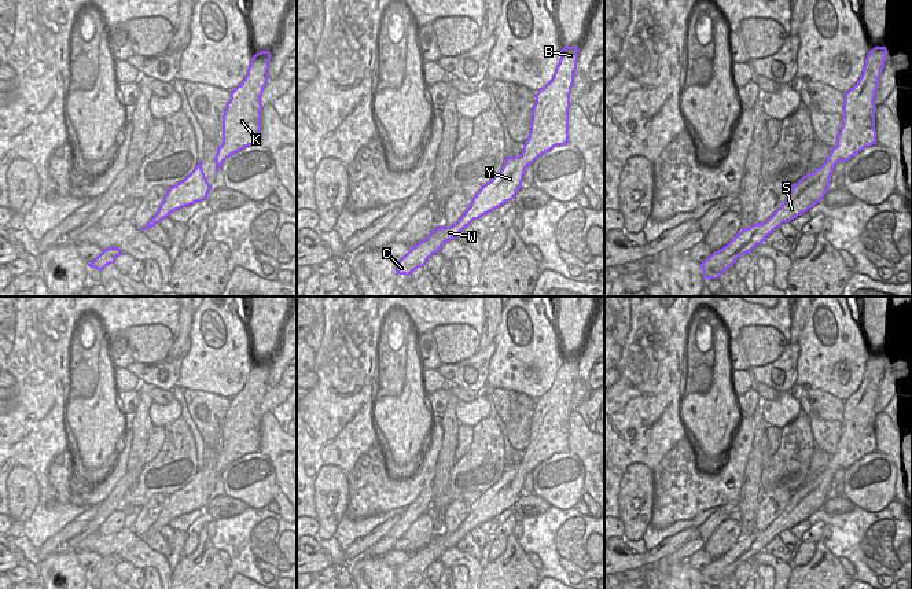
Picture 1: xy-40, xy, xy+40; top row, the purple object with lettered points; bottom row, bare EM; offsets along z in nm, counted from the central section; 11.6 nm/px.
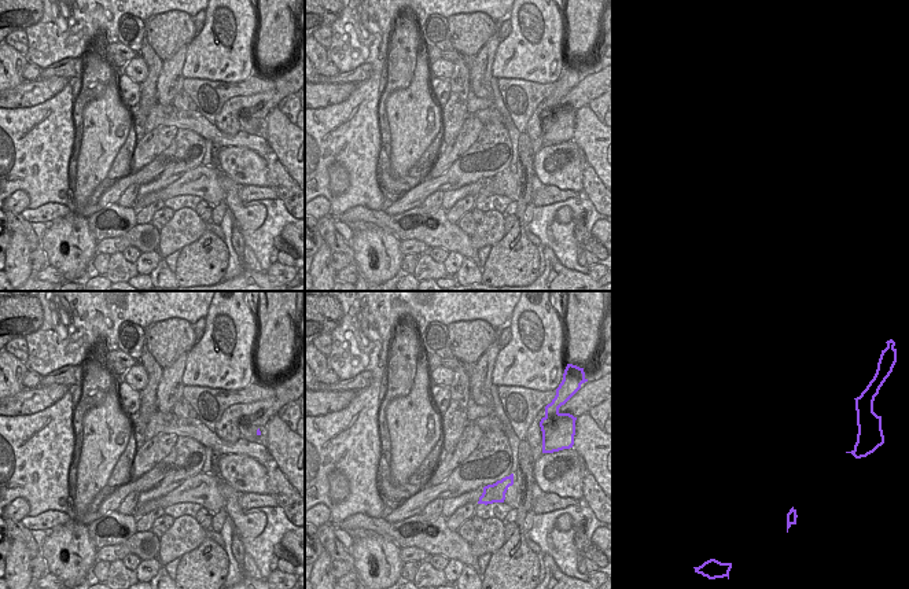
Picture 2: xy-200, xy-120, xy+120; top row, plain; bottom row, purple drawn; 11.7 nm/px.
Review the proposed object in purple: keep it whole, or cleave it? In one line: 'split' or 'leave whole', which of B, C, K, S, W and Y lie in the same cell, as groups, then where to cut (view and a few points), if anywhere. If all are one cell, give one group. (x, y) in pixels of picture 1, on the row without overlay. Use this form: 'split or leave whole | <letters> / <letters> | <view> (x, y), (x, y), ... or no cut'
leave whole | B C K S W Y | no cut

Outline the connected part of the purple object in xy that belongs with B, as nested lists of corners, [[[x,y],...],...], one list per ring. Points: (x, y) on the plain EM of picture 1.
[[[563,354],[560,361],[552,387],[536,401],[530,439],[522,461],[505,464],[501,478],[481,494],[456,531],[440,533],[424,548],[412,553],[396,571],[397,582],[409,584],[418,575],[424,575],[433,562],[438,560],[446,549],[456,546],[474,527],[511,509],[522,496],[526,475],[554,454],[569,450],[570,401],[580,357]]]

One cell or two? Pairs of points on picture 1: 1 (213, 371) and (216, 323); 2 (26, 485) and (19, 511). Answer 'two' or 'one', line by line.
1: one
2: one

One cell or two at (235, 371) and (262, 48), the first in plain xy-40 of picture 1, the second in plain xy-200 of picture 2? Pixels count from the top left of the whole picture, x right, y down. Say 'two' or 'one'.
two

